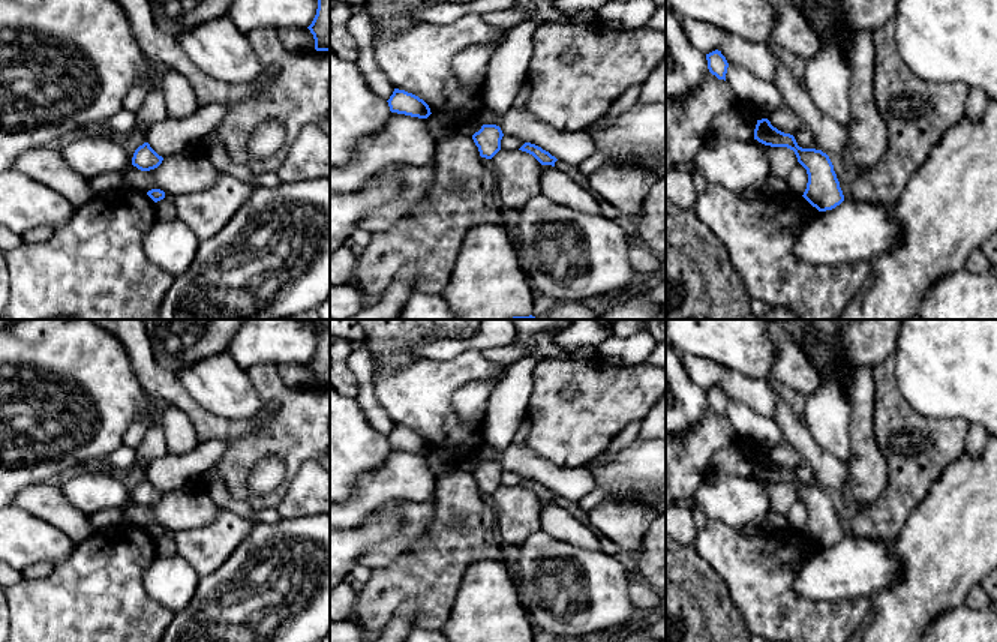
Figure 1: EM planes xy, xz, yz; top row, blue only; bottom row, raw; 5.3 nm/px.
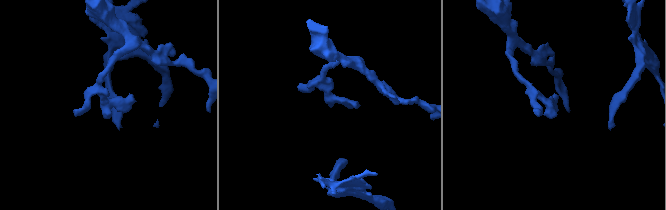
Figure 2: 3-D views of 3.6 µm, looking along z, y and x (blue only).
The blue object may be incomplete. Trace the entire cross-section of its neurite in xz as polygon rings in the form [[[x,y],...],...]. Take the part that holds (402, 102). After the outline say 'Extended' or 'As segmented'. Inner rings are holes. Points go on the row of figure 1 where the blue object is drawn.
[[[394,88],[387,102],[391,112],[418,118],[427,118],[432,114],[429,105],[423,99],[405,90]]]. As segmented

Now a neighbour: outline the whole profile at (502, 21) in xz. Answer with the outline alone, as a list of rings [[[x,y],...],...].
[[[510,9],[505,14],[486,14],[483,15],[483,20],[489,22],[490,26],[496,27],[498,30],[510,30],[525,21],[528,21],[528,14]]]

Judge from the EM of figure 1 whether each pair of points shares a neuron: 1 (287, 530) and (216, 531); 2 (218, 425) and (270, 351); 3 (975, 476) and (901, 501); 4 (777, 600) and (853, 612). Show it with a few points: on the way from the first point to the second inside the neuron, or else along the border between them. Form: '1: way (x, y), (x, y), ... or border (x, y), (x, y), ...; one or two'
1: border (257, 524), (227, 558); two
2: border (276, 365), (255, 363), (246, 371); two
3: border (951, 464), (907, 519); two
4: way (796, 614), (834, 614); one

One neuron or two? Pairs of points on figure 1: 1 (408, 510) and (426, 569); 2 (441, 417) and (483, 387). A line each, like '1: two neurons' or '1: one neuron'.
1: two neurons
2: two neurons

